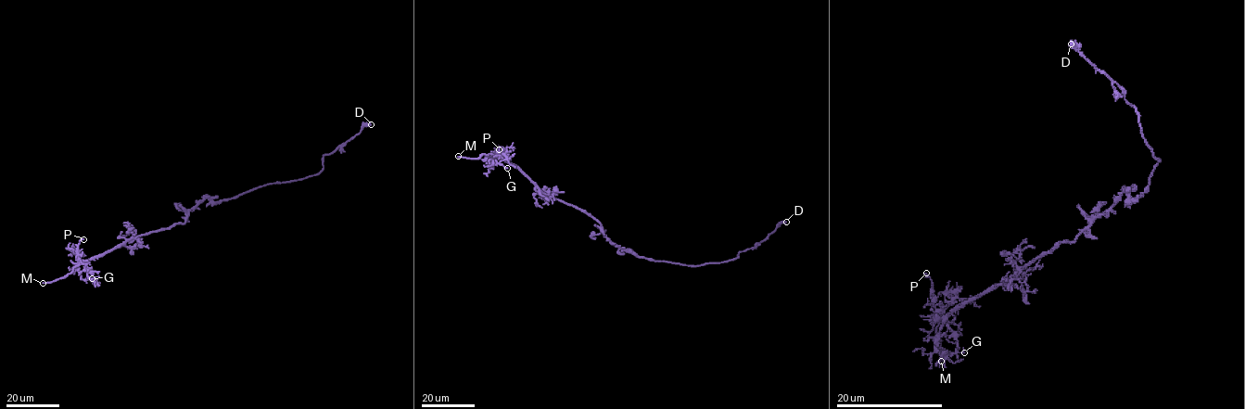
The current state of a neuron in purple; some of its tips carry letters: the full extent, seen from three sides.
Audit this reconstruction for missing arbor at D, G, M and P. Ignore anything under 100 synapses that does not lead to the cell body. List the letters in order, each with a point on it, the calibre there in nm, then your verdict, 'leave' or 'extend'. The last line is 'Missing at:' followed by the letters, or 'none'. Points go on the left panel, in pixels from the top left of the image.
D: place (371, 124); calibre 440 nm; leave
G: place (92, 278); calibre 90 nm; leave
M: place (43, 283); calibre 190 nm; extend
P: place (83, 239); calibre 150 nm; leave
Missing at: M

